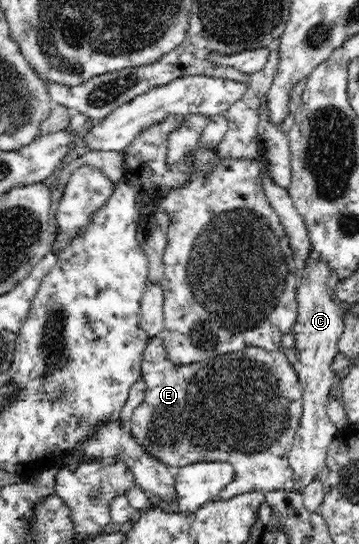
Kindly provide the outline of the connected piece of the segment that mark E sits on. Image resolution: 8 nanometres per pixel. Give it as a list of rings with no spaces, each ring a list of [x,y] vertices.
[[[159,337],[148,341],[143,354],[143,362],[140,364],[142,380],[146,384],[146,393],[144,399],[135,407],[133,411],[130,429],[133,437],[144,450],[148,452],[148,456],[155,457],[157,461],[163,462],[167,466],[184,467],[196,462],[229,462],[234,466],[234,479],[225,485],[220,492],[223,500],[229,500],[234,496],[243,494],[244,492],[262,491],[263,493],[273,491],[293,491],[294,490],[294,474],[291,465],[289,464],[288,454],[293,445],[299,422],[303,414],[303,387],[299,384],[297,370],[295,370],[287,360],[282,350],[265,350],[259,347],[251,346],[245,350],[230,352],[219,357],[208,359],[202,362],[197,362],[194,365],[184,365],[177,367],[171,365],[167,360],[164,345]]]

